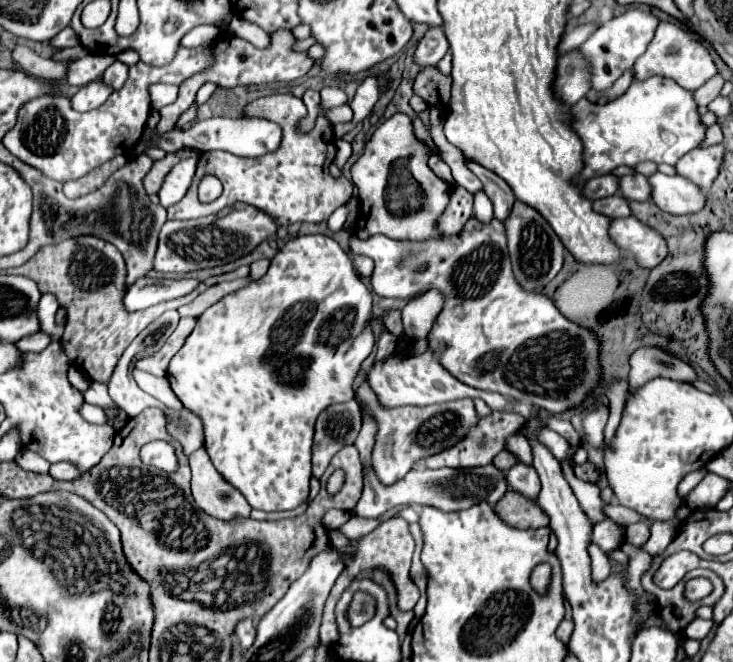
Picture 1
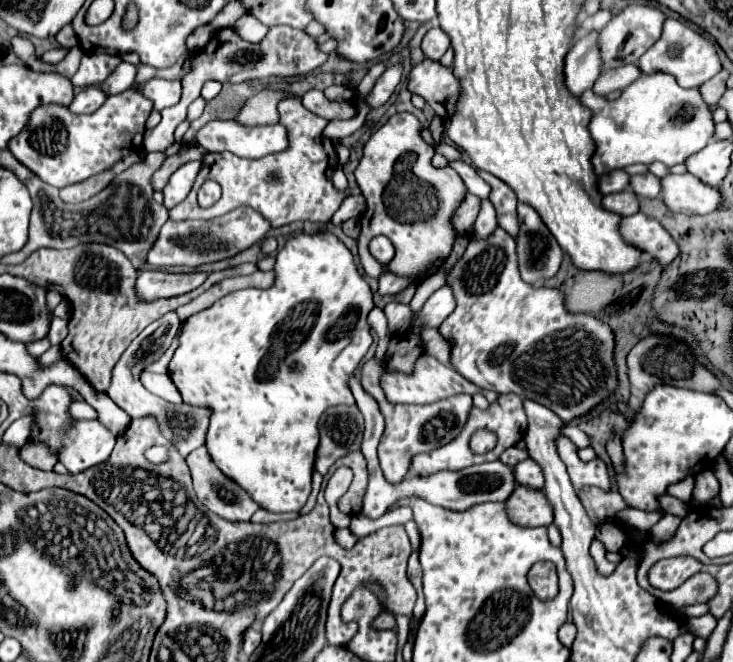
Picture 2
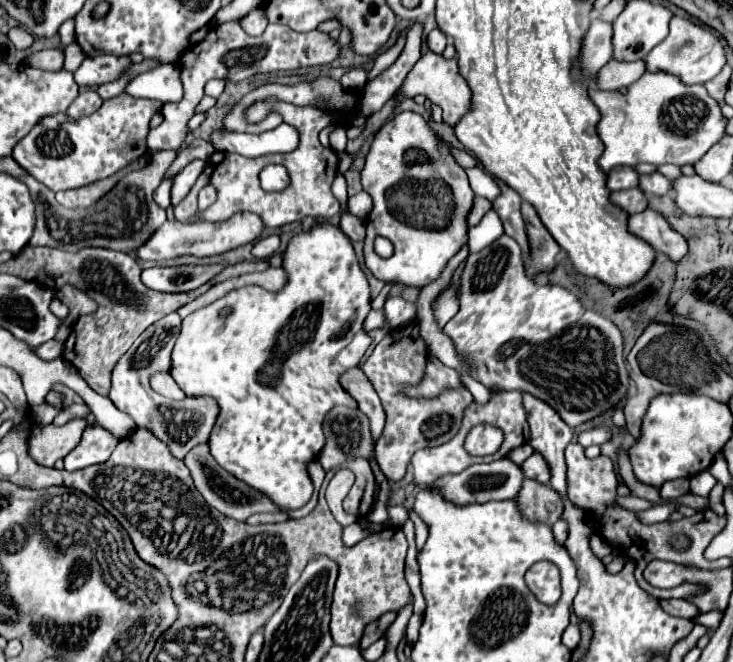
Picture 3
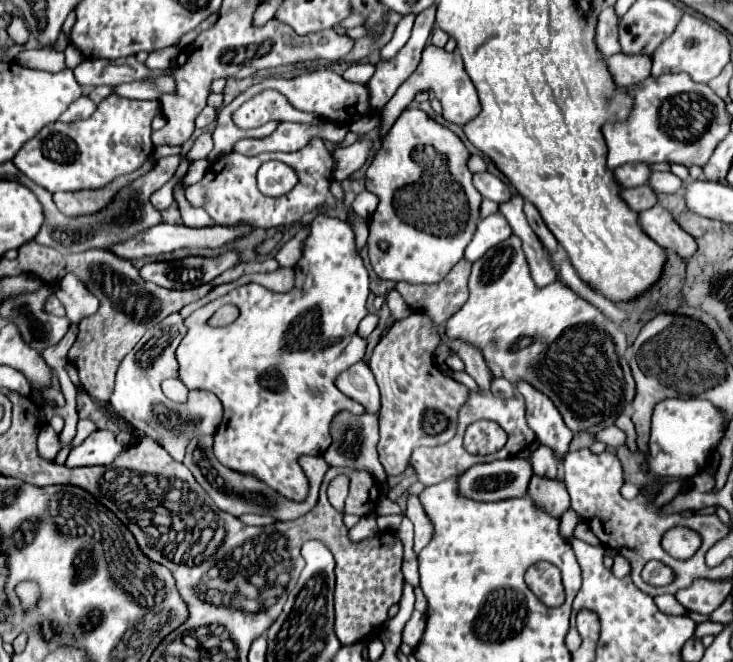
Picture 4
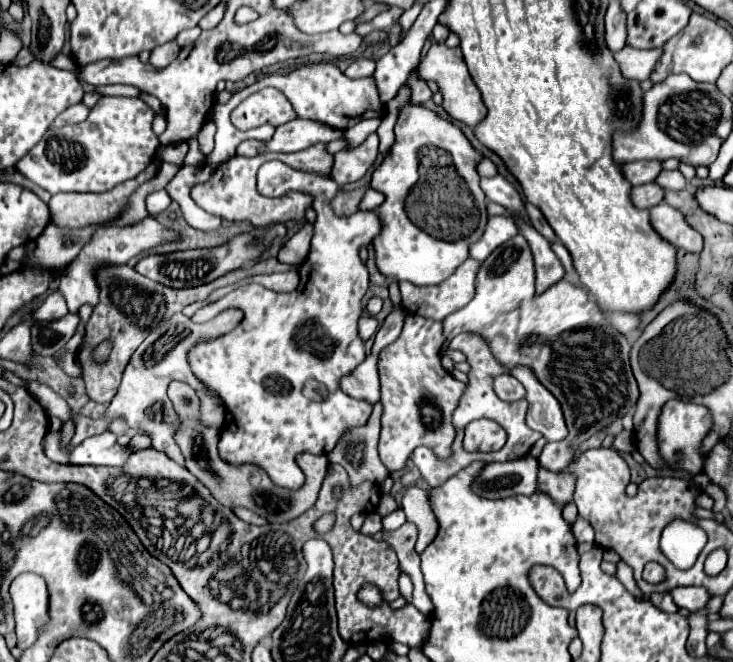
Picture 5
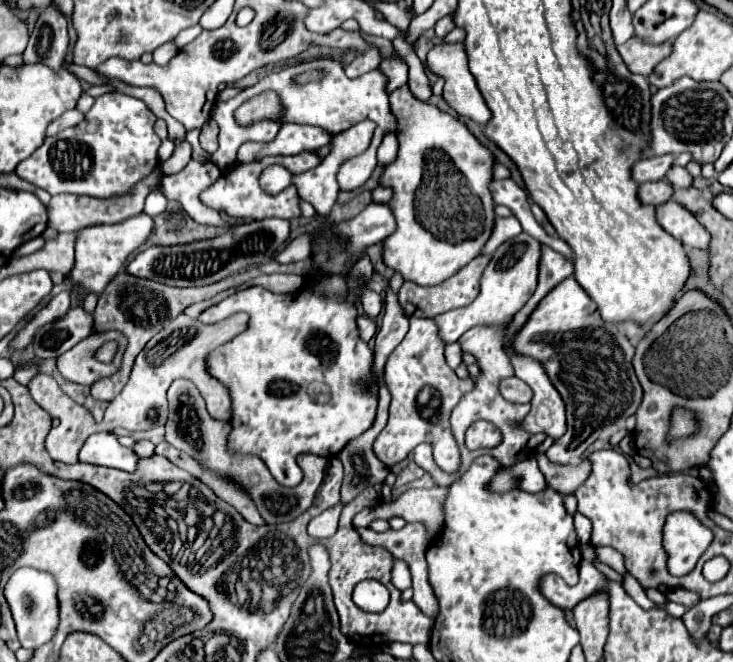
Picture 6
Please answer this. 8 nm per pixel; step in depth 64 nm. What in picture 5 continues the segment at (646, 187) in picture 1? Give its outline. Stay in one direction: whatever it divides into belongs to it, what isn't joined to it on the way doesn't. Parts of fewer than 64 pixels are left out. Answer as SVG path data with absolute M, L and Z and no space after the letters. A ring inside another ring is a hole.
M664 170L658 180L656 180L664 190L684 190L686 188L686 178L680 170Z

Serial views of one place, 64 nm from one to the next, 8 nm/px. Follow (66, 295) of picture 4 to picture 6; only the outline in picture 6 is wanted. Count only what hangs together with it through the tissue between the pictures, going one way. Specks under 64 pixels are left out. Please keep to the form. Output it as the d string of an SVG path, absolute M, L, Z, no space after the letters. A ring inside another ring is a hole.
M136 214L126 218L118 224L100 224L100 226L86 226L84 230L76 232L76 264L72 268L72 280L86 292L102 292L108 282L122 270L124 260L142 244L146 242L152 230L152 218L148 214Z

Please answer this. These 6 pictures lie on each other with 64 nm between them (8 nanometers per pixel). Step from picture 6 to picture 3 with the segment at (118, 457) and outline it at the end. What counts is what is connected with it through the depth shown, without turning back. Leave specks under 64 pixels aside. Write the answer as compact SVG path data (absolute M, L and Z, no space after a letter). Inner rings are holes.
M88 426L82 434L80 444L64 458L64 468L68 472L74 472L92 464L104 464L112 456L116 442L118 438L114 434L108 434L108 430L102 426Z

